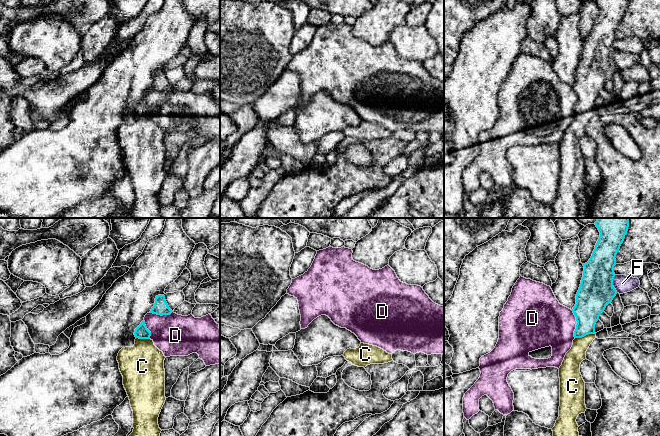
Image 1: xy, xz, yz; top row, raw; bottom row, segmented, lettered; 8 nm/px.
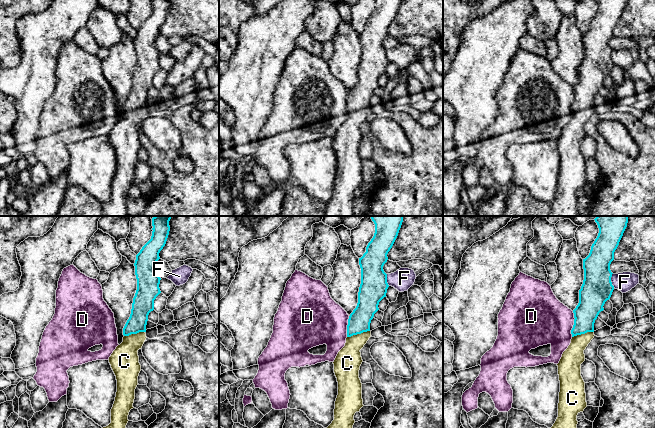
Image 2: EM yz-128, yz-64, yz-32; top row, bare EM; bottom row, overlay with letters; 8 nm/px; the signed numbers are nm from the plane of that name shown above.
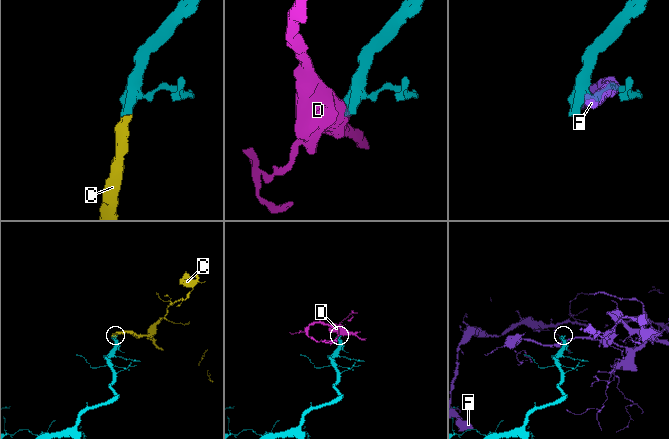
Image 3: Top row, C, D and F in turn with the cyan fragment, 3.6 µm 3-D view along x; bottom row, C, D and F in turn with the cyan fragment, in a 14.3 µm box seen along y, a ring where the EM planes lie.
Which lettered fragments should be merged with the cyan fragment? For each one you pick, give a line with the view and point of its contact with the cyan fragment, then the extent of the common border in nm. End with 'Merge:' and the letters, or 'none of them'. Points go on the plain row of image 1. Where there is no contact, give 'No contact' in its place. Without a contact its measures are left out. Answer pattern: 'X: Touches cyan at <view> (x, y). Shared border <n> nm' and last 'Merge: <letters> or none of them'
C: Touches cyan at yz (584, 111). Shared border 170 nm
Merge: C

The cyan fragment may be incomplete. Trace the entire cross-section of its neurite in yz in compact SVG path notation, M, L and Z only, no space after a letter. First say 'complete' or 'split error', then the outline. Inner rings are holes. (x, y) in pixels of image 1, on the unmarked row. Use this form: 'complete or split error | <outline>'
split error | M595 0L600 8L600 13L595 21L591 34L584 42L583 53L576 70L576 80L572 87L576 93L573 121L566 129L559 144L560 154L560 182L559 193L552 204L552 218L579 218L578 200L576 195L579 190L585 189L585 158L580 149L580 140L586 135L586 127L596 114L595 101L606 82L612 78L617 67L613 62L615 53L614 42L616 30L624 17L629 0Z

